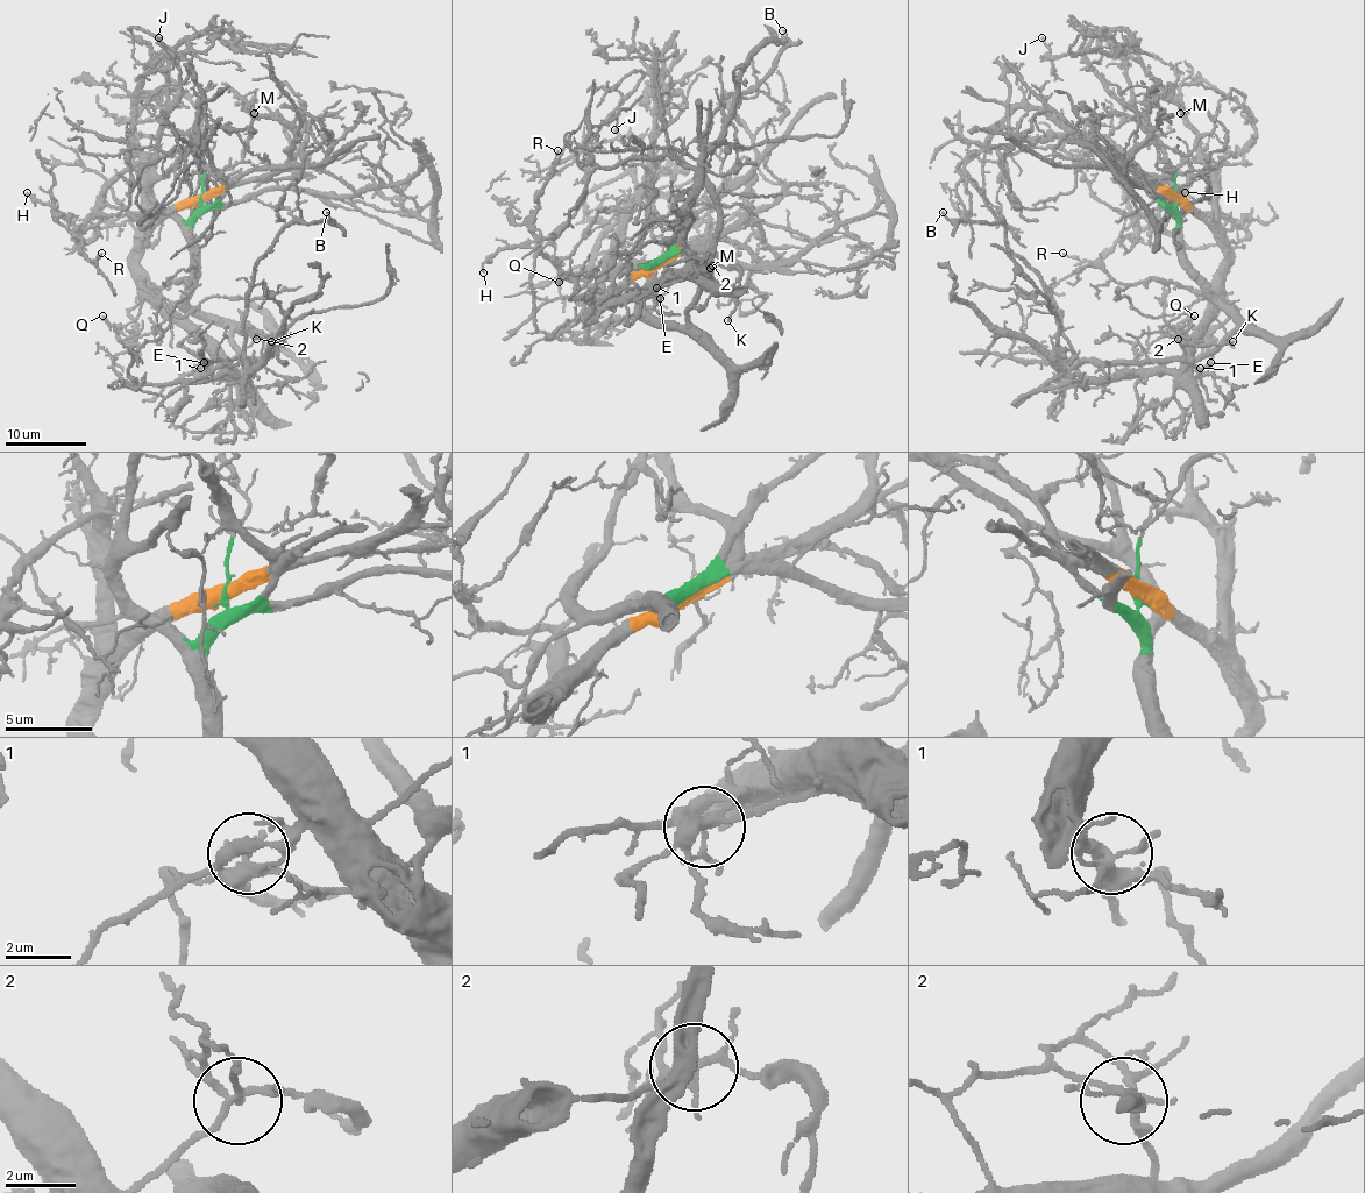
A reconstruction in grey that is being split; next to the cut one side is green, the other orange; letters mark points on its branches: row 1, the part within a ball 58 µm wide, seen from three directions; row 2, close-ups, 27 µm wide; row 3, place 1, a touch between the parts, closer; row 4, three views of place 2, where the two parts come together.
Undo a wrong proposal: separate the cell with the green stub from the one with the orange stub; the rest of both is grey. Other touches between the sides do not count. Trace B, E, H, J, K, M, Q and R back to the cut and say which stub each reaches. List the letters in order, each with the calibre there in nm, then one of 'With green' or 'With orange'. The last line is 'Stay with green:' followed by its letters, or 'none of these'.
B: Thickness 110 nm. With green
E: Thickness 110 nm. With orange
H: Thickness 130 nm. With orange
J: Thickness 170 nm. With green
K: Thickness 120 nm. With orange
M: Thickness 120 nm. With orange
Q: Thickness 150 nm. With orange
R: Thickness 100 nm. With orange
Stay with green: B, J

